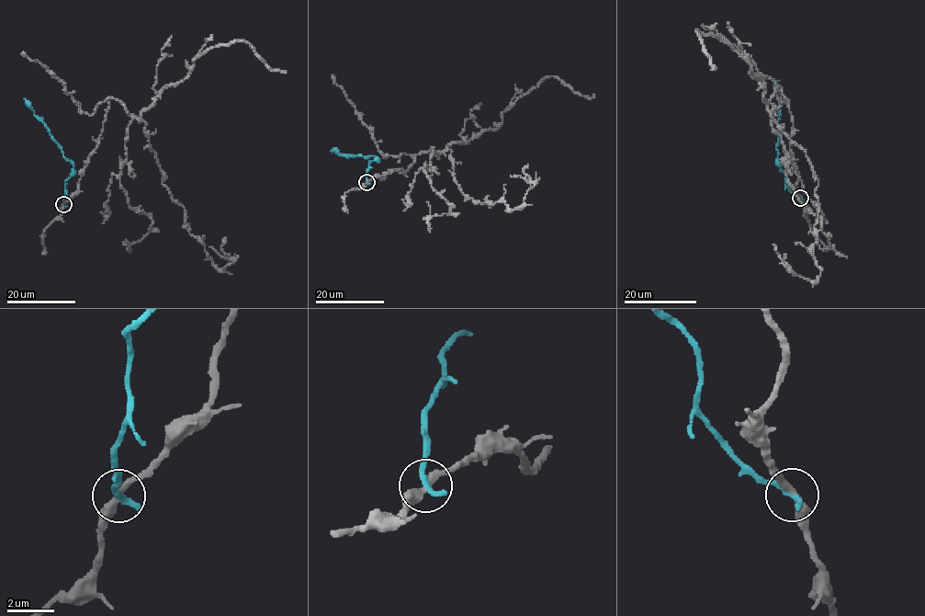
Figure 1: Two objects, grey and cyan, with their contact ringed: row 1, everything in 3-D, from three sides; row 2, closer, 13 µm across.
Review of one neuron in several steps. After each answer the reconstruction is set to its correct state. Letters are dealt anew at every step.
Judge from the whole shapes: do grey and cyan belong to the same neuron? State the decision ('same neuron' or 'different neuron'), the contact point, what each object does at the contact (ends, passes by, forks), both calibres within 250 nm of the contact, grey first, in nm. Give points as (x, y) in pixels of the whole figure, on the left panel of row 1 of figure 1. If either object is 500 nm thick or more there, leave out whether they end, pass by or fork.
different neuron | (63, 204) | grey passes by | cyan ends | 320/320 nm

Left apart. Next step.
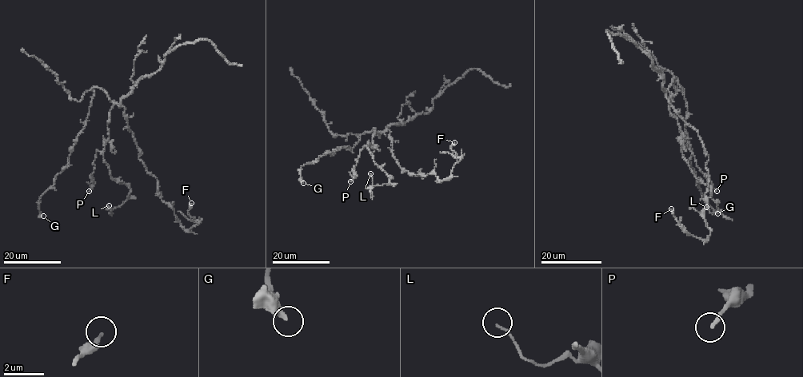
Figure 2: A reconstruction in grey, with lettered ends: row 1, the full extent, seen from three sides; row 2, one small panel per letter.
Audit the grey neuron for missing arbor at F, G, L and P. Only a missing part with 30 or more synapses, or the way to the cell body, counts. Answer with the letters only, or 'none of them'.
none of them

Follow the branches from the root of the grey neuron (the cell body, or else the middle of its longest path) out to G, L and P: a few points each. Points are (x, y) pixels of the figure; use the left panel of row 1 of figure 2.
G: (124, 113), (104, 91), (93, 89), (86, 125), (68, 164), (39, 199), (43, 216)
L: (124, 113), (117, 104), (110, 110), (103, 160), (110, 176), (130, 192), (118, 207), (111, 211), (109, 205)
P: (124, 113), (124, 108), (117, 104), (110, 110), (109, 138), (104, 148), (96, 152), (93, 187), (89, 191)

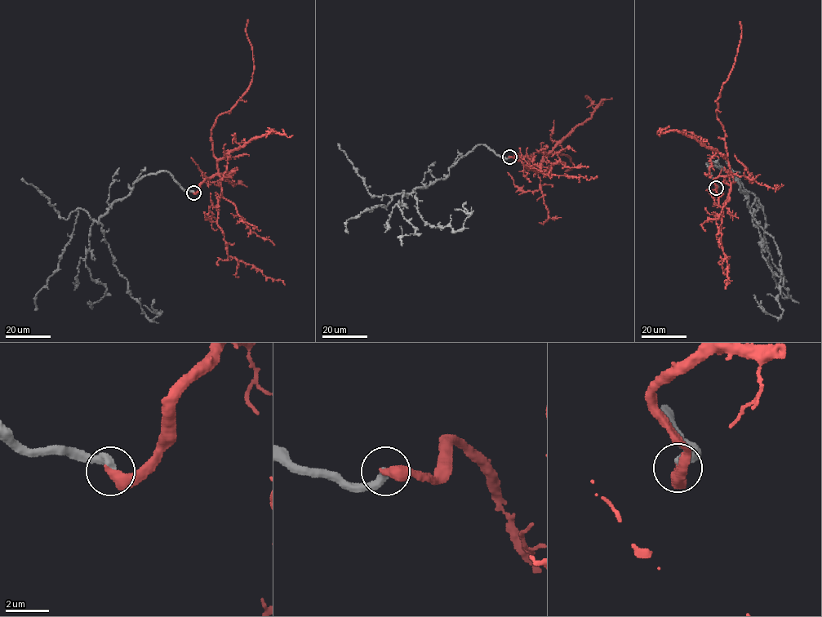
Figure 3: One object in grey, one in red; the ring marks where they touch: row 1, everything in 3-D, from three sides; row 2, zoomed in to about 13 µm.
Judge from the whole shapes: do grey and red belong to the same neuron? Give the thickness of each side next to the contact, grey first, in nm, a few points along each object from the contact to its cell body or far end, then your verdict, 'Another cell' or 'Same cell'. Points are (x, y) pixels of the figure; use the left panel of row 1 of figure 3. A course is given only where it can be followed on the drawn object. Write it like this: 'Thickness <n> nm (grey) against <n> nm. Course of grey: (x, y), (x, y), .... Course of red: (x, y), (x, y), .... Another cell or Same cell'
Thickness 440 nm (grey) against 480 nm. Course of grey: (193, 192), (159, 171), (136, 180), (99, 218), (113, 264), (149, 320), (159, 314), (152, 306), (154, 299). Course of red: (193, 192), (217, 172), (211, 131), (215, 118), (231, 108), (252, 78), (248, 19). Same cell

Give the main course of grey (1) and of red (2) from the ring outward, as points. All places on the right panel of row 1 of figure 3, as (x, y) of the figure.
1: (716, 188), (706, 163), (739, 184), (750, 213), (781, 255), (780, 317), (765, 311), (753, 295)
2: (716, 188), (713, 180), (729, 170), (724, 130), (716, 112), (717, 99), (735, 61), (741, 35), (739, 21)

